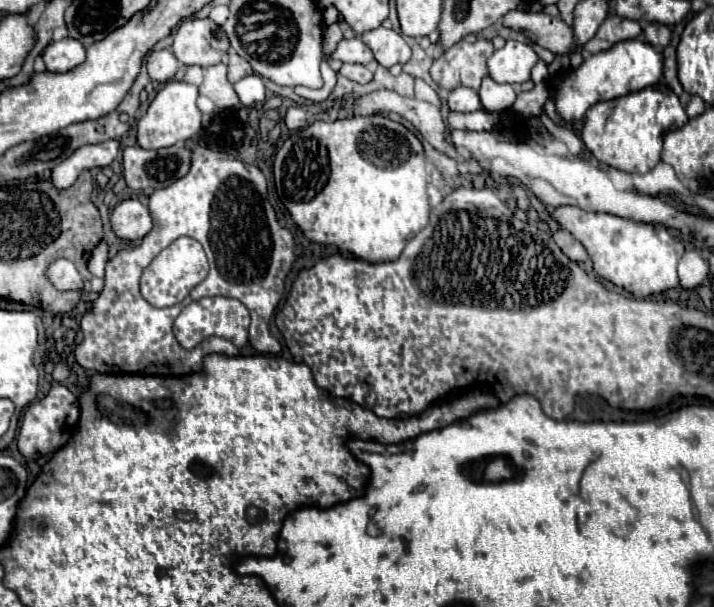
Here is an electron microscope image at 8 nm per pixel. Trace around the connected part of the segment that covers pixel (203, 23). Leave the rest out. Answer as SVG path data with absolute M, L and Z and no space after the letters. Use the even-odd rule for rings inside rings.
M184 19L174 37L174 55L186 65L216 65L230 49L226 33L222 35L210 19Z

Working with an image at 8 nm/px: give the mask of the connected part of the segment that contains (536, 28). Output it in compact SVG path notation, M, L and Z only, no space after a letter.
M508 11L504 15L504 27L510 27L522 35L526 35L530 41L538 43L540 47L552 51L552 53L574 53L580 51L580 47L574 45L572 29L556 17L550 17L546 13L532 13L532 11Z

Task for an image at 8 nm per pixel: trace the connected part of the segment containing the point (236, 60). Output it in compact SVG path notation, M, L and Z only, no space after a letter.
M232 53L230 55L230 63L228 63L228 81L236 83L236 81L240 81L246 75L252 75L250 63L246 63L246 59L242 59L240 55Z

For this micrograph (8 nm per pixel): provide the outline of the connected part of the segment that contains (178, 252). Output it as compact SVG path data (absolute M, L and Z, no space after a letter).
M178 237L172 245L160 251L142 271L140 293L152 307L170 307L188 297L188 293L208 275L208 261L202 245L192 237Z

